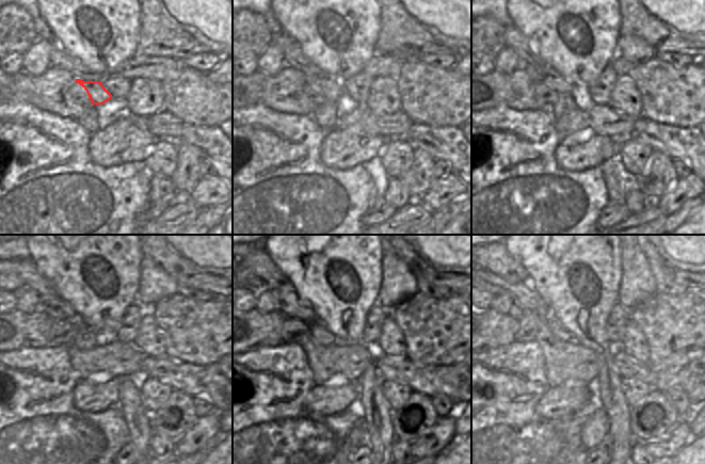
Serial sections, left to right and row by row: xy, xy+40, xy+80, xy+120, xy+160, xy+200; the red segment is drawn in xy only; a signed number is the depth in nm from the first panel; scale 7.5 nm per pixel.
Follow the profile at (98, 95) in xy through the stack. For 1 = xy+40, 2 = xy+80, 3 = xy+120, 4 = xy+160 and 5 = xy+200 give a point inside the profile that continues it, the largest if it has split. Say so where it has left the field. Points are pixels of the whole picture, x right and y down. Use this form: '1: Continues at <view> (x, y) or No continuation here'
1: Continues at xy+40 (330, 89)
2: Continues at xy+80 (545, 75)
3: Continues at xy+120 (54, 306)
4: Continues at xy+160 (288, 302)
5: Continues at xy+200 (524, 298).

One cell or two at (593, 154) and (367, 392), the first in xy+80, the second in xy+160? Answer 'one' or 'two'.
two

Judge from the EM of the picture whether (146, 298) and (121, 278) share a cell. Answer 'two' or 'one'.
two

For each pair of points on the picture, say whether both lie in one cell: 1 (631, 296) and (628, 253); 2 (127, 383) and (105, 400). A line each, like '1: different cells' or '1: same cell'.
1: same cell
2: different cells

